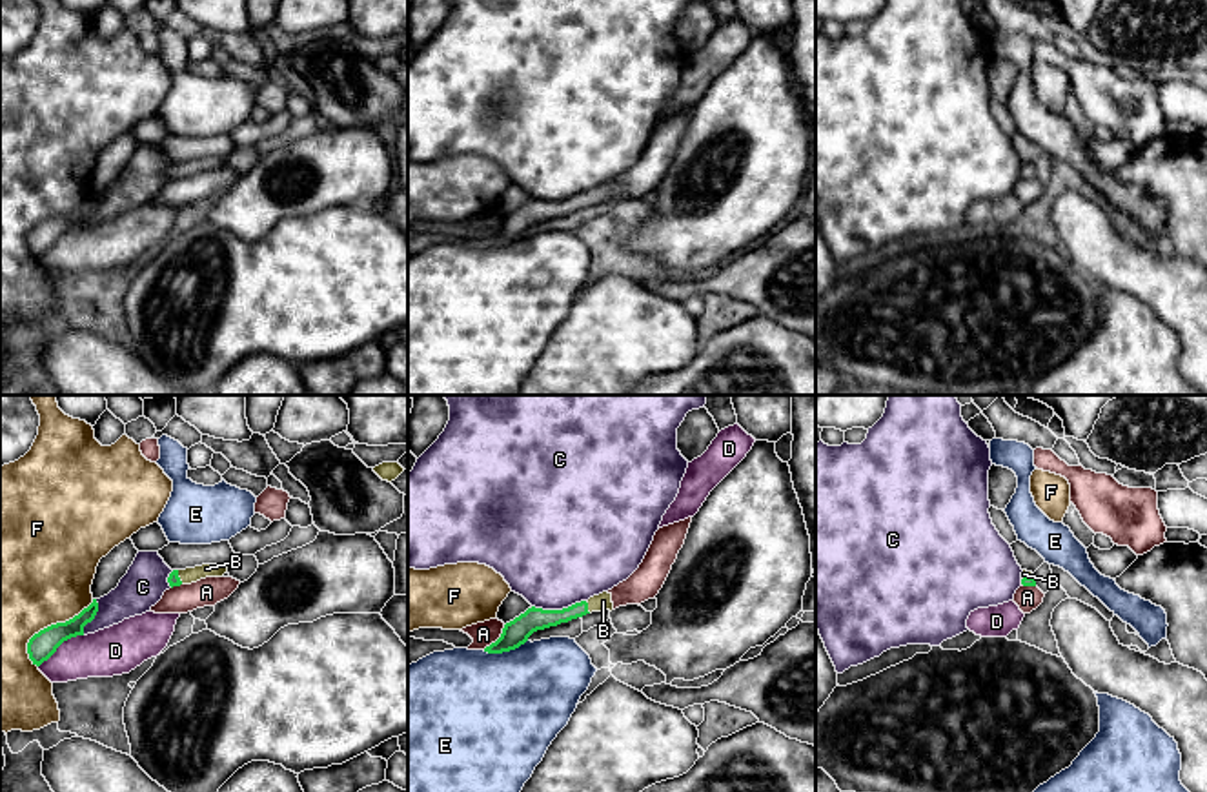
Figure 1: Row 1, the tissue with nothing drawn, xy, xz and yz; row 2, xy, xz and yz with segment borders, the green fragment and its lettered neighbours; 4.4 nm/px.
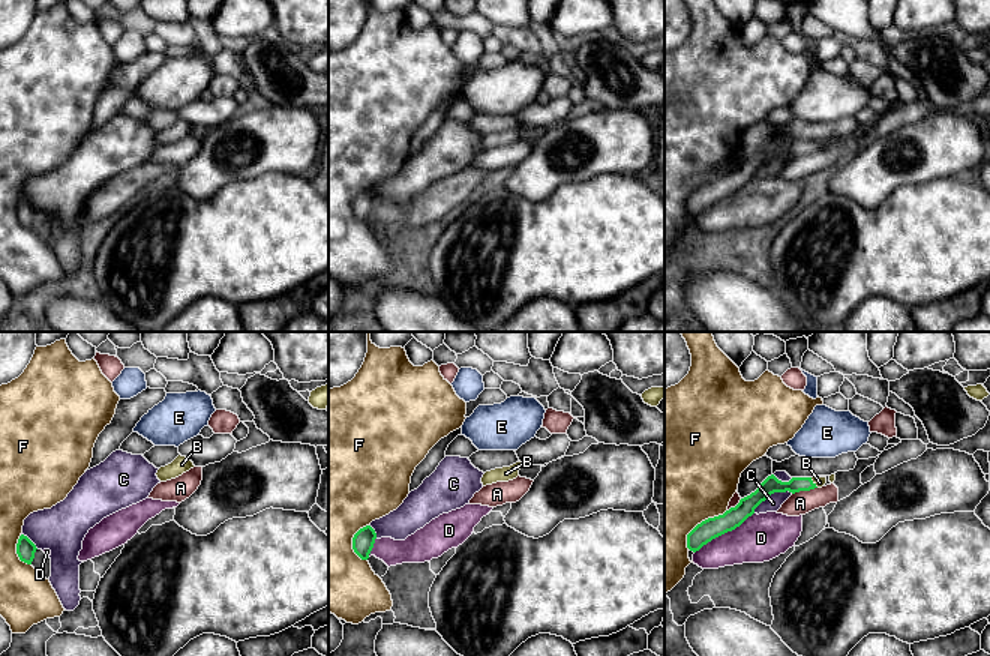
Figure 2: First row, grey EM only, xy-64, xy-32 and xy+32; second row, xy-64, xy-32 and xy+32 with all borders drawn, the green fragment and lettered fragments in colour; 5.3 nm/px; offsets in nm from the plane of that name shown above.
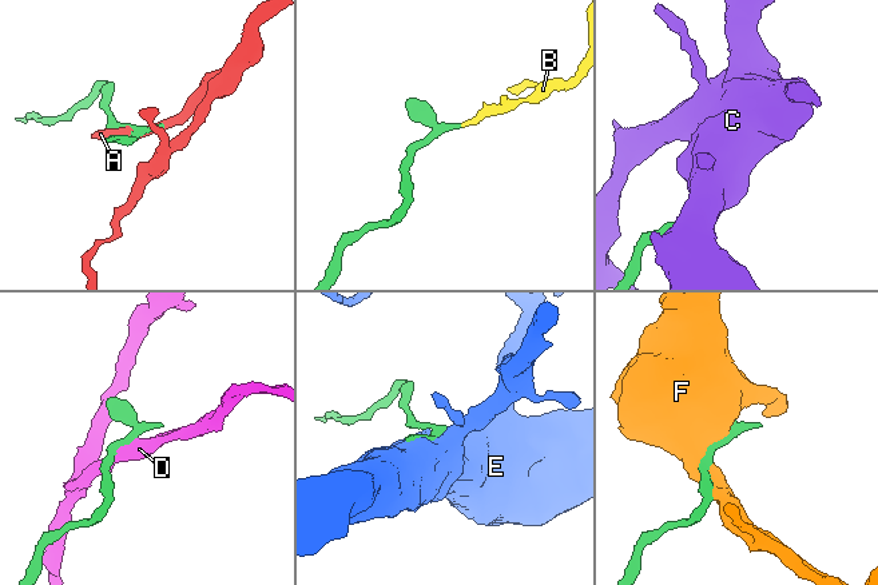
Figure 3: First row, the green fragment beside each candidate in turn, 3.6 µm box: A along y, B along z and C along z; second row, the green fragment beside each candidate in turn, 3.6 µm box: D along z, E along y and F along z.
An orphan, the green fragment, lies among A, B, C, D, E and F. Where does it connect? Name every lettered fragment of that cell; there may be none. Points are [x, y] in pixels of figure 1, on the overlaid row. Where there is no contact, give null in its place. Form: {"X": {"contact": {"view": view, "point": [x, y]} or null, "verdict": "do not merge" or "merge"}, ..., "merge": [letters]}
{"A": {"contact": {"view": "xz", "point": [497, 639]}, "verdict": "do not merge"}, "B": {"contact": {"view": "xz", "point": [587, 607]}, "verdict": "merge"}, "C": {"contact": {"view": "xz", "point": [557, 610]}, "verdict": "do not merge"}, "D": {"contact": {"view": "xy", "point": [60, 643]}, "verdict": "do not merge"}, "E": {"contact": {"view": "xz", "point": [505, 650]}, "verdict": "do not merge"}, "F": {"contact": {"view": "xy", "point": [48, 627]}, "verdict": "do not merge"}, "merge": ["B"]}

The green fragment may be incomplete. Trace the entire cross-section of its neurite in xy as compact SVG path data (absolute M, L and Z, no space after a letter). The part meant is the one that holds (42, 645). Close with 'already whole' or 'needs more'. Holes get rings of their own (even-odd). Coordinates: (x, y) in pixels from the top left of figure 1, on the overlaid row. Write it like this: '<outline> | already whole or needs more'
M93 599L93 603L73 619L51 624L35 634L27 643L27 654L33 665L40 666L56 652L56 648L64 641L76 635L84 635L84 626L95 619L96 612L98 612L98 603L96 599Z | already whole

